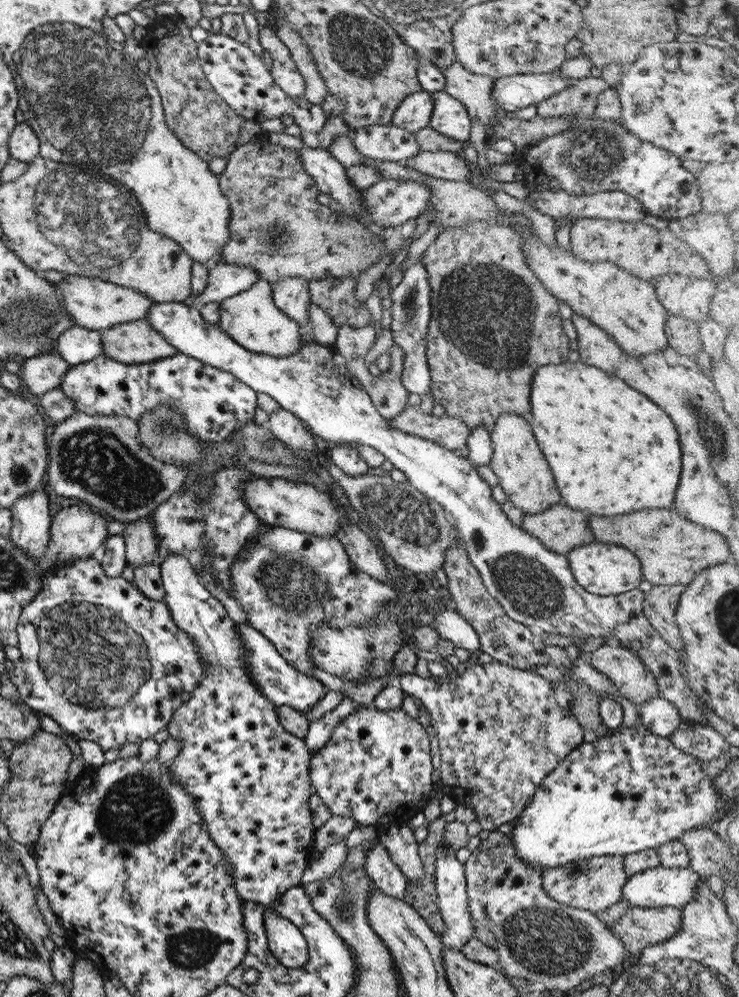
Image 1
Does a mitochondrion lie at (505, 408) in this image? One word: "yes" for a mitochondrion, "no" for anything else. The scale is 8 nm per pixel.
no

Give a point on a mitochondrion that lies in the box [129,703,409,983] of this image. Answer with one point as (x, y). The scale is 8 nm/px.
(201, 951)

